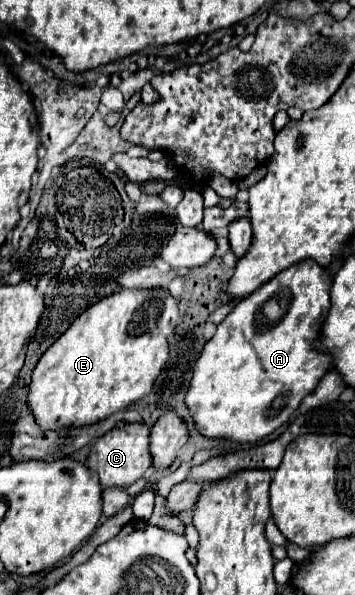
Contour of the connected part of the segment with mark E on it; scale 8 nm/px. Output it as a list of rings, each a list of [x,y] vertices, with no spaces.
[[[123,288],[89,306],[65,330],[65,334],[47,348],[33,370],[27,402],[35,414],[37,424],[45,430],[59,426],[93,424],[147,396],[153,390],[153,384],[161,374],[165,360],[169,358],[169,336],[175,332],[181,316],[183,314],[179,310],[179,300],[165,288]]]

